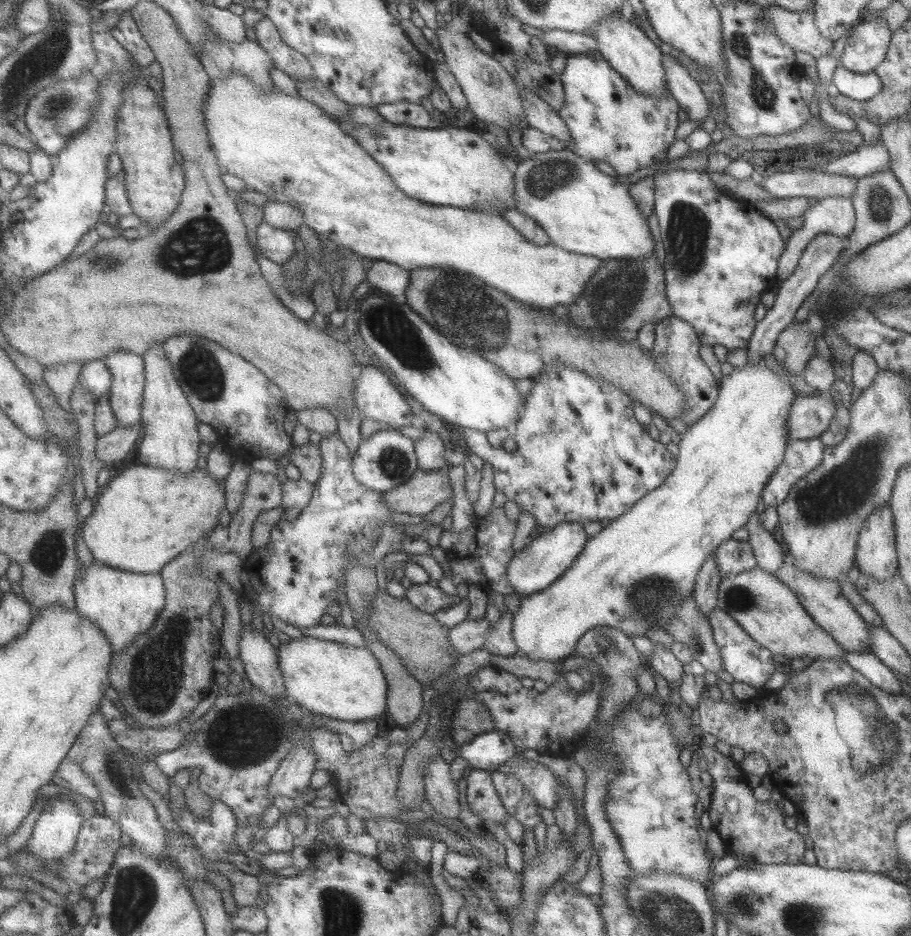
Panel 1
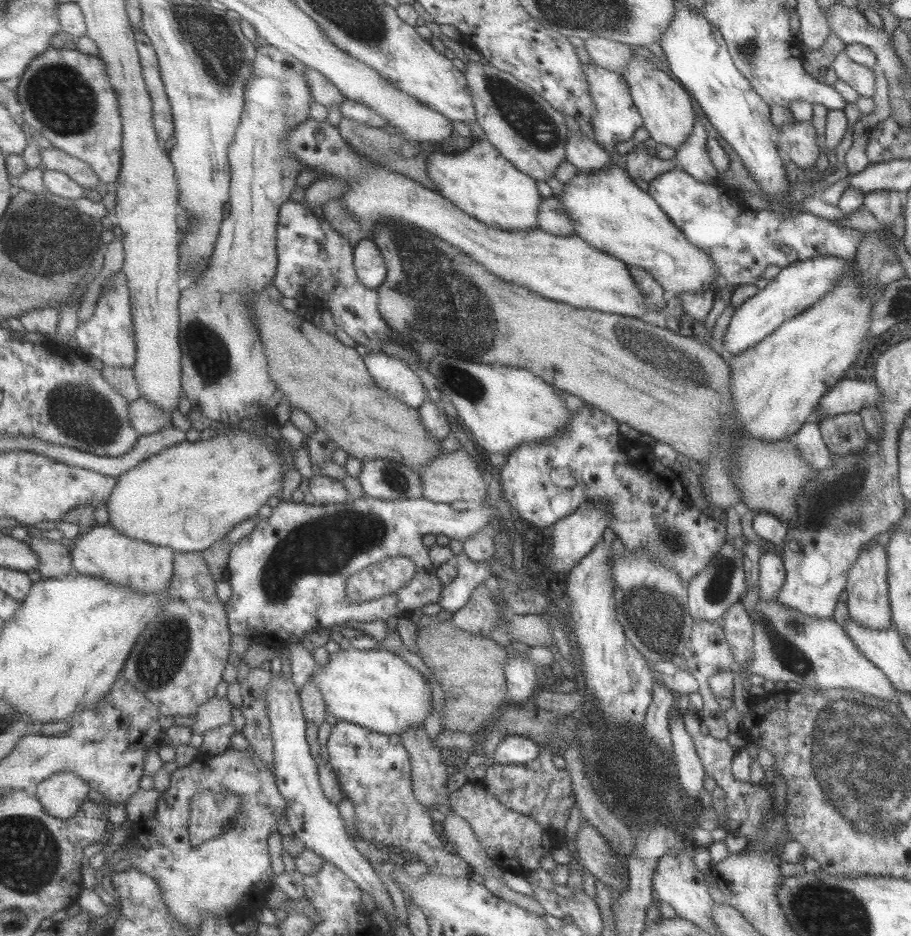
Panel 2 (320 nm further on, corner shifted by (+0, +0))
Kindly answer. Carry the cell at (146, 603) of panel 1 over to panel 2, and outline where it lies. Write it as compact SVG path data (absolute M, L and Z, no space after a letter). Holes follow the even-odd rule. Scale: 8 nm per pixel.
M97 524L80 537L72 548L74 568L81 574L103 577L119 586L131 587L143 596L160 593L171 584L174 577L176 550L168 546L157 546L121 534L109 524Z

